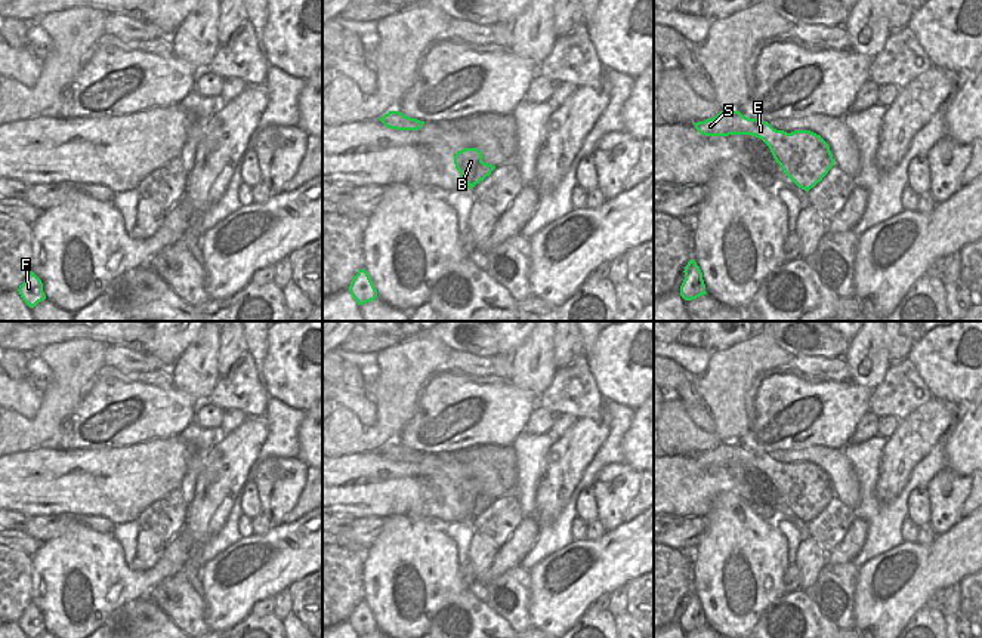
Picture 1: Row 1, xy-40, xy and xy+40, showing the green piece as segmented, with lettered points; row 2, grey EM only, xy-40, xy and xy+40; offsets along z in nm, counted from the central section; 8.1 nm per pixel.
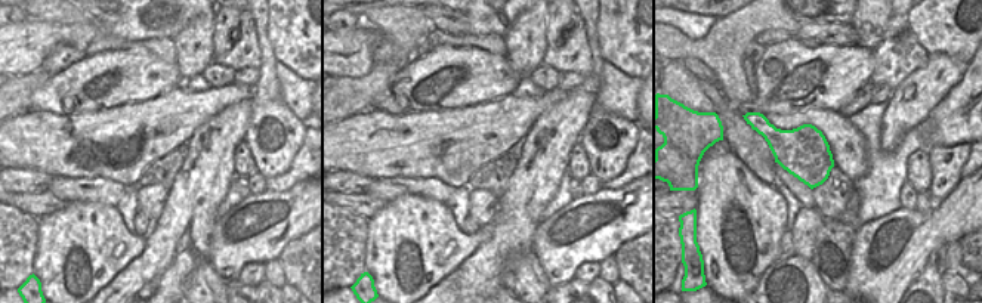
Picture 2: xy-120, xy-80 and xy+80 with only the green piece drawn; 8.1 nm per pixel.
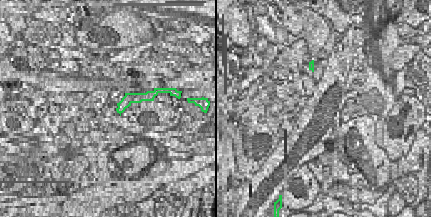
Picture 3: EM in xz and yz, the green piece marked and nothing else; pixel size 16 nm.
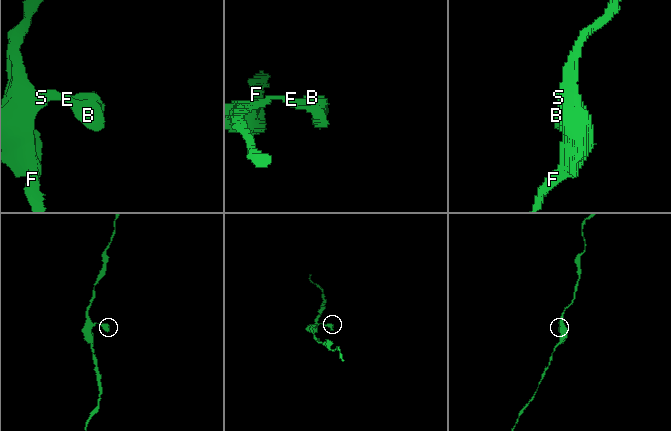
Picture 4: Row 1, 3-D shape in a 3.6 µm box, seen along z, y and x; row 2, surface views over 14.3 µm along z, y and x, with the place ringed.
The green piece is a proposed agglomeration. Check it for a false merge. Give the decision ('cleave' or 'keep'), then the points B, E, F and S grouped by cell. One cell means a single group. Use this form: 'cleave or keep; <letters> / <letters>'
keep; B E F S

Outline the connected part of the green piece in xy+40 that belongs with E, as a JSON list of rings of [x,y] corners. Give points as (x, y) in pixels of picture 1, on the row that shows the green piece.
[[[720,111],[716,117],[694,126],[705,136],[751,135],[762,139],[784,173],[806,192],[834,166],[828,144],[810,130],[787,133],[739,111]]]

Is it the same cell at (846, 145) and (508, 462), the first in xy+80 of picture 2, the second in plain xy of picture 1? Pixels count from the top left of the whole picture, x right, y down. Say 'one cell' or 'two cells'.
one cell

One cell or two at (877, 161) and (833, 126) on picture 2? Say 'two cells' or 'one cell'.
two cells

